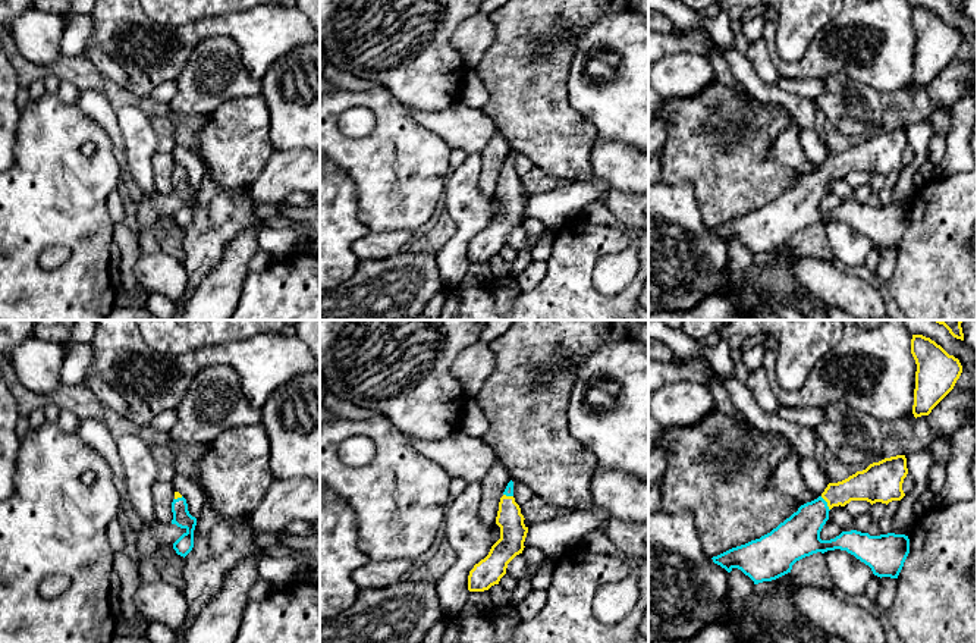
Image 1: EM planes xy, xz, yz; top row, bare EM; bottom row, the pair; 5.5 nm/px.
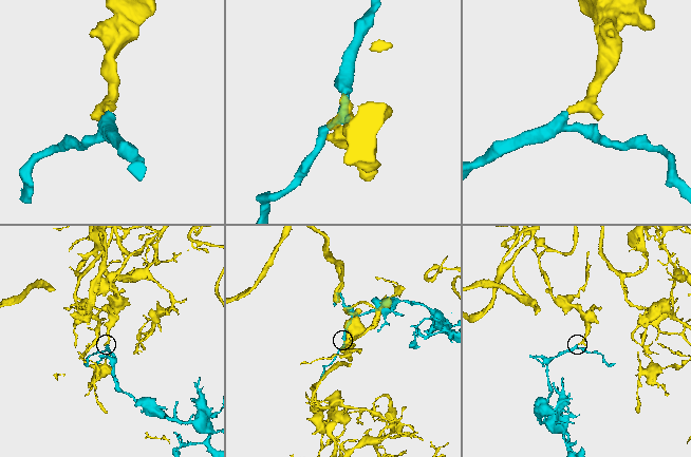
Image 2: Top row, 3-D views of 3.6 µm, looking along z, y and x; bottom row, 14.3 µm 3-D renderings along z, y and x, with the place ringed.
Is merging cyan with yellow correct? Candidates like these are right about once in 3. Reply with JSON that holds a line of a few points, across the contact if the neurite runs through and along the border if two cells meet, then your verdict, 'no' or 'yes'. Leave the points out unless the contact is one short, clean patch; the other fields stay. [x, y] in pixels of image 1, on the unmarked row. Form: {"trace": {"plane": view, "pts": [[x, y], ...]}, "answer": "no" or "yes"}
{"trace": {"plane": "yz", "pts": [[798, 207], [803, 198], [826, 175], [836, 165], [867, 156]]}, "answer": "yes"}

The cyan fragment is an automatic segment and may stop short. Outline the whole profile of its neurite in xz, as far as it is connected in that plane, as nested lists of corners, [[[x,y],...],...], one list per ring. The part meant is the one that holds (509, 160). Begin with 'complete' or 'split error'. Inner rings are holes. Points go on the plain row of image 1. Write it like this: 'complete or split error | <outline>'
split error | [[[511,151],[499,173],[496,195],[500,198],[500,210],[491,217],[488,226],[481,230],[468,247],[469,263],[484,263],[499,255],[506,245],[508,235],[524,222],[528,198],[513,169],[513,153]]]

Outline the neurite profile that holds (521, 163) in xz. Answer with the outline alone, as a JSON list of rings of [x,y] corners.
[[[512,151],[513,153],[513,169],[515,173],[521,178],[524,176],[534,164],[533,161],[521,153]]]

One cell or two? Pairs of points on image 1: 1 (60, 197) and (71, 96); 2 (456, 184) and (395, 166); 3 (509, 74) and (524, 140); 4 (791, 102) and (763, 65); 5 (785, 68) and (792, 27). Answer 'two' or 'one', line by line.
1: two
2: two
3: one
4: two
5: two

